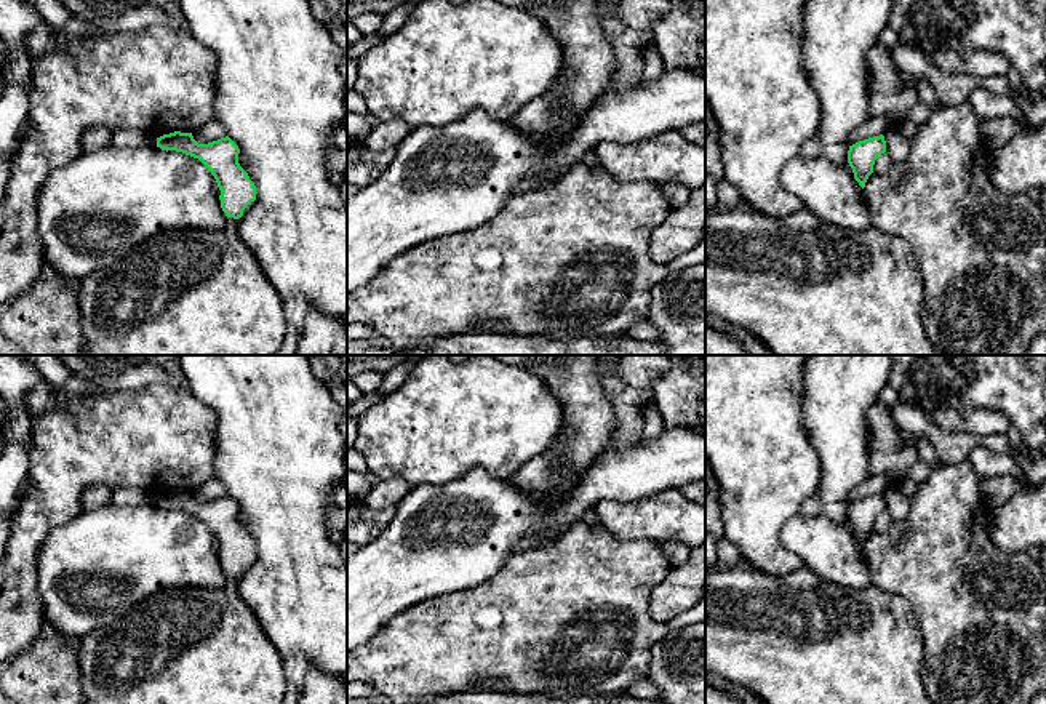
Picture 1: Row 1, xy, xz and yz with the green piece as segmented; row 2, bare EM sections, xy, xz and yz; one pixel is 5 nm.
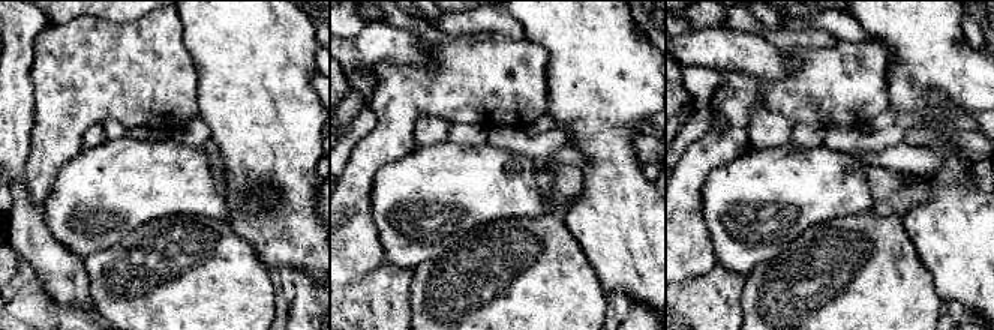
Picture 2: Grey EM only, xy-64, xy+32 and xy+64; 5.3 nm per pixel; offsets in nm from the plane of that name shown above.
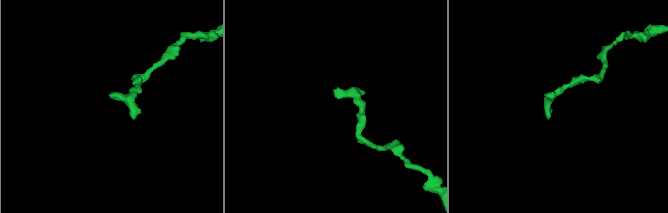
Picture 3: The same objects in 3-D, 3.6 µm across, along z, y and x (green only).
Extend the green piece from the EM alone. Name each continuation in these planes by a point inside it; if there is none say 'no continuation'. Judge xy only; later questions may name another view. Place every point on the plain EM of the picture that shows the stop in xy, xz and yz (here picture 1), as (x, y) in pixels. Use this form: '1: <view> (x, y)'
1: xy (189, 645)

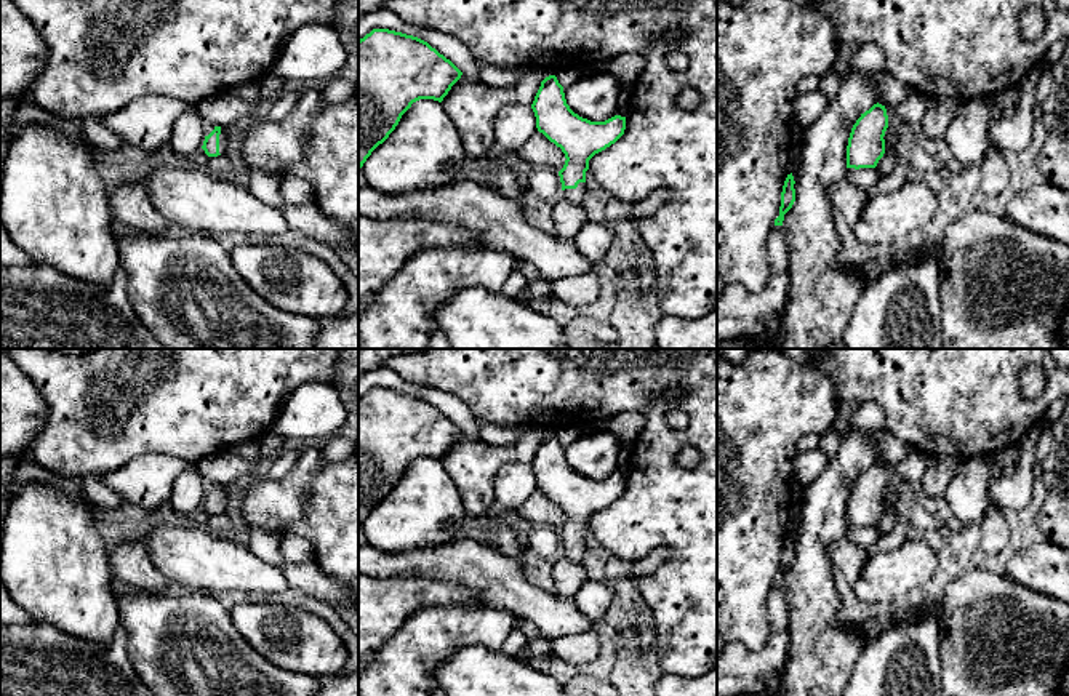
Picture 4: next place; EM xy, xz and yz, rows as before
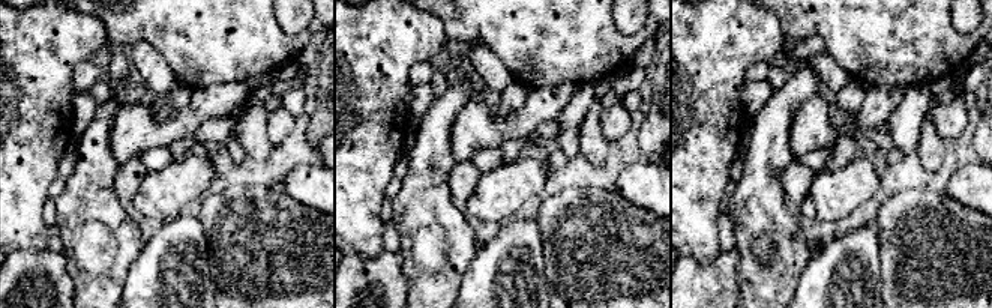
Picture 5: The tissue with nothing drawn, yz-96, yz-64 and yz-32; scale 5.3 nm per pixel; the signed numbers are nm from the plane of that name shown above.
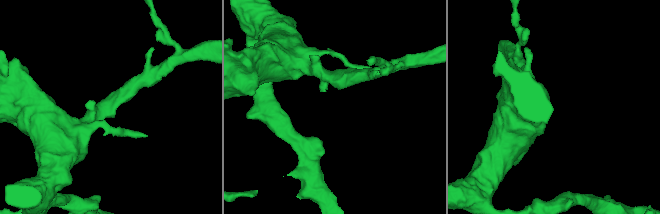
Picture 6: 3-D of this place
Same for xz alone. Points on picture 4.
1: xz (576, 554)

